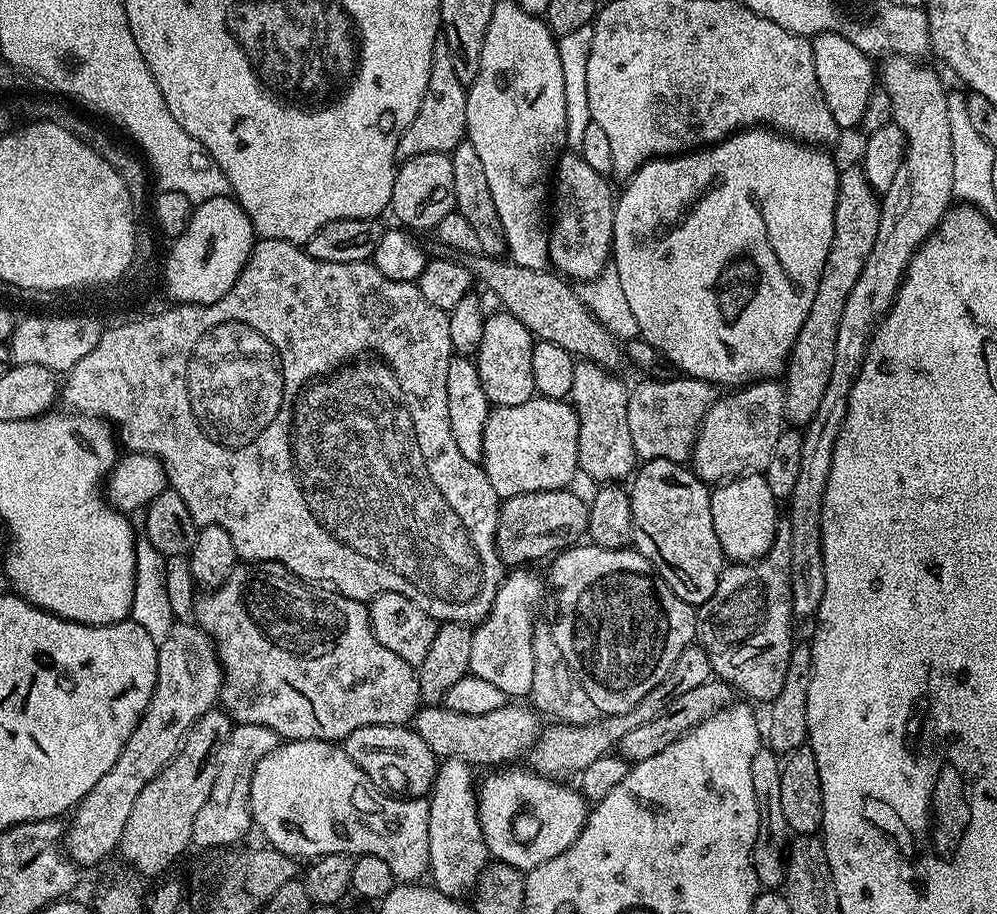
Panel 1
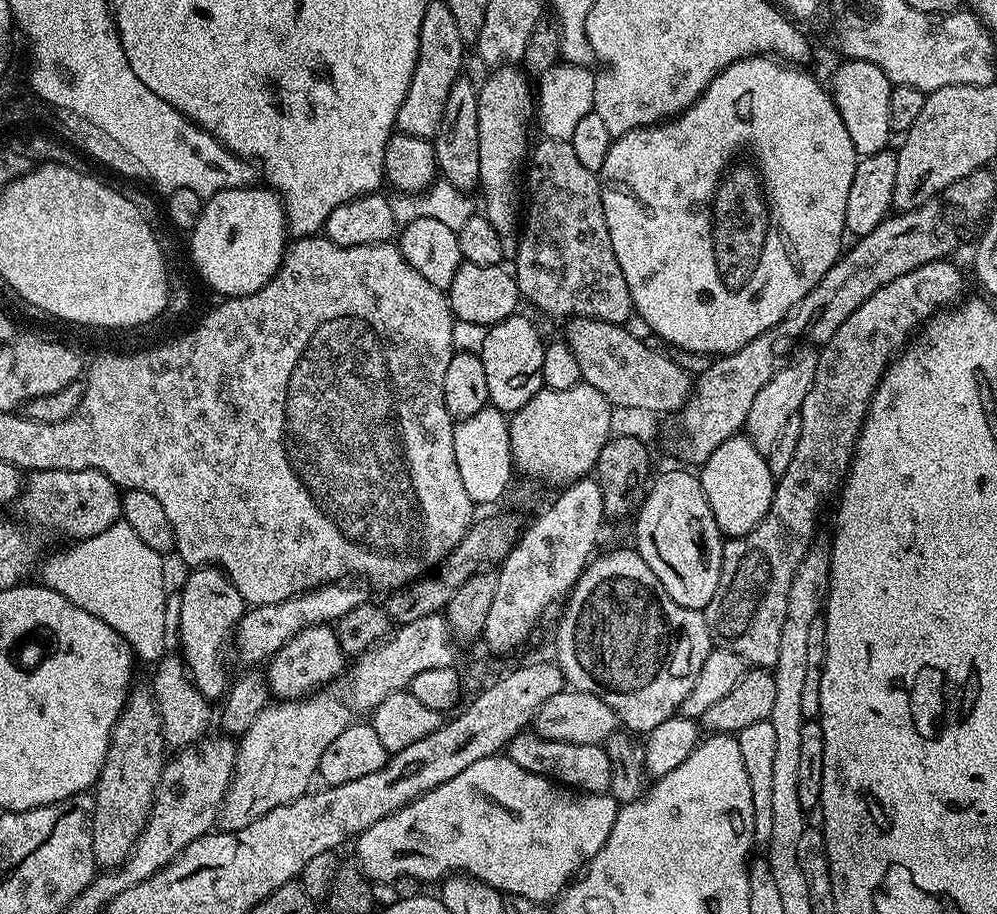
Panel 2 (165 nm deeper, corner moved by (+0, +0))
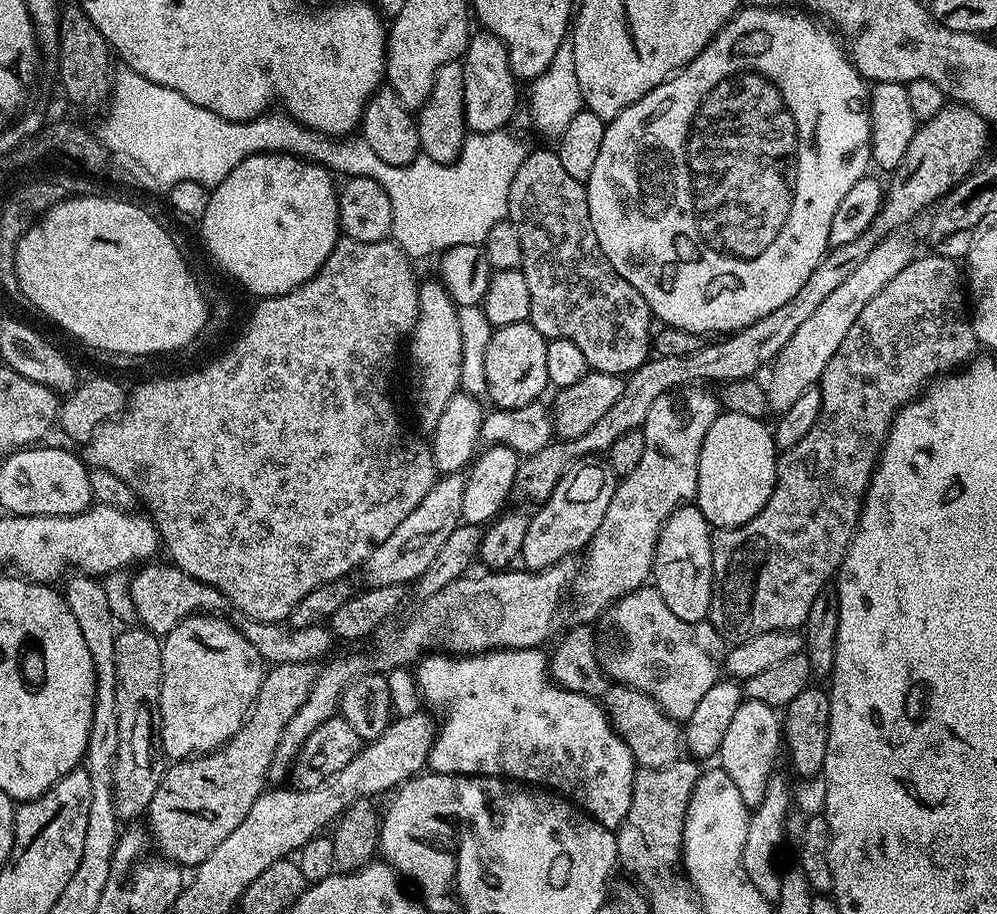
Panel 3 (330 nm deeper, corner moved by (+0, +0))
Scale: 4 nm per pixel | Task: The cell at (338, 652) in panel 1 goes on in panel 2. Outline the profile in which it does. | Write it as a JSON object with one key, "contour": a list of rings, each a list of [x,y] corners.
{"contour":[[[315,624],[278,649],[266,666],[269,693],[277,701],[298,700],[333,683],[345,671],[346,657],[340,649],[335,627]]]}

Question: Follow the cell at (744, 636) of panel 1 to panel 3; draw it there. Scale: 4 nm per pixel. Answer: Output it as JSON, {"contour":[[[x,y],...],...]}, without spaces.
{"contour":[[[935,254],[917,255],[916,259],[906,266],[899,274],[894,274],[870,302],[862,309],[862,314],[858,314],[858,319],[850,330],[846,330],[846,338],[842,338],[842,346],[830,358],[826,370],[820,375],[818,385],[822,394],[822,410],[806,438],[798,442],[798,446],[783,449],[779,453],[776,461],[776,485],[766,502],[766,506],[750,522],[746,522],[737,528],[718,528],[712,533],[712,605],[708,611],[708,620],[720,632],[728,642],[739,642],[749,640],[758,634],[767,632],[791,632],[803,629],[806,622],[806,614],[810,614],[810,602],[818,598],[818,594],[835,577],[840,570],[840,563],[844,560],[844,555],[848,553],[848,547],[852,541],[852,535],[856,532],[856,524],[860,520],[860,508],[864,504],[864,496],[868,493],[868,483],[872,477],[872,471],[876,468],[876,461],[880,459],[880,449],[884,447],[884,440],[888,436],[888,431],[892,425],[896,413],[915,400],[927,389],[929,383],[945,374],[951,374],[967,365],[969,361],[977,355],[978,341],[972,321],[970,319],[970,308],[966,303],[966,292],[962,287],[962,272],[958,267],[957,261],[938,256]]]}

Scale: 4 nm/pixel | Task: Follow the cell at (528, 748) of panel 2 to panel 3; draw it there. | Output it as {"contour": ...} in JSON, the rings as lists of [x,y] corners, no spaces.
{"contour":[[[497,648],[475,654],[421,656],[414,668],[421,701],[429,709],[444,712],[427,767],[451,776],[498,776],[551,790],[571,800],[602,826],[615,830],[630,814],[636,759],[613,728],[607,711],[593,697],[561,688],[550,675],[549,657],[542,653],[540,648]]]}

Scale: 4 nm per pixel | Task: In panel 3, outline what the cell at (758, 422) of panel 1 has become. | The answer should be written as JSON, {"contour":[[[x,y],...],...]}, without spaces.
{"contour":[[[900,230],[892,232],[877,248],[870,250],[870,254],[866,254],[866,258],[858,262],[854,274],[850,274],[850,278],[846,278],[842,286],[837,286],[826,298],[826,302],[822,302],[822,306],[818,306],[818,310],[814,310],[814,314],[810,314],[810,318],[806,318],[806,322],[798,326],[798,331],[790,337],[790,342],[782,346],[770,365],[772,377],[766,380],[768,407],[773,413],[790,410],[790,405],[803,392],[819,385],[820,375],[826,370],[830,358],[834,358],[838,346],[842,346],[846,330],[854,326],[866,302],[870,302],[870,298],[874,298],[874,294],[878,294],[878,290],[882,290],[882,286],[886,286],[886,282],[890,282],[894,274],[906,270],[906,266],[910,266],[910,262],[916,259],[916,244],[910,237],[903,236],[904,234]]]}

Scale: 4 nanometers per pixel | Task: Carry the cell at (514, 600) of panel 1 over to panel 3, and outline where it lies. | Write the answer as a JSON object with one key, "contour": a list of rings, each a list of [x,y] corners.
{"contour":[[[588,458],[575,463],[558,482],[558,486],[550,494],[550,498],[539,505],[535,513],[531,513],[526,530],[526,542],[522,542],[519,559],[524,560],[523,567],[528,570],[548,568],[551,564],[571,557],[572,552],[579,553],[587,549],[594,538],[598,526],[602,526],[602,517],[606,514],[606,506],[610,506],[610,498],[614,498],[618,477],[607,463],[595,464],[595,459]]]}

